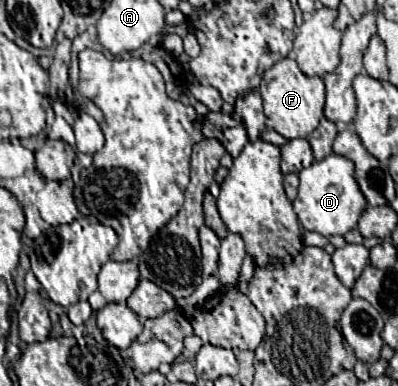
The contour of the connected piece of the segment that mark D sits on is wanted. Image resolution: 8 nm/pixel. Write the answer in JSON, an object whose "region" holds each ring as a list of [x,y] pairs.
{"region":[[[329,154],[327,158],[313,162],[309,168],[299,172],[299,194],[293,202],[293,210],[299,218],[301,228],[309,232],[317,232],[323,236],[345,234],[357,226],[359,216],[363,214],[367,200],[359,190],[355,178],[355,164],[339,154]]]}

